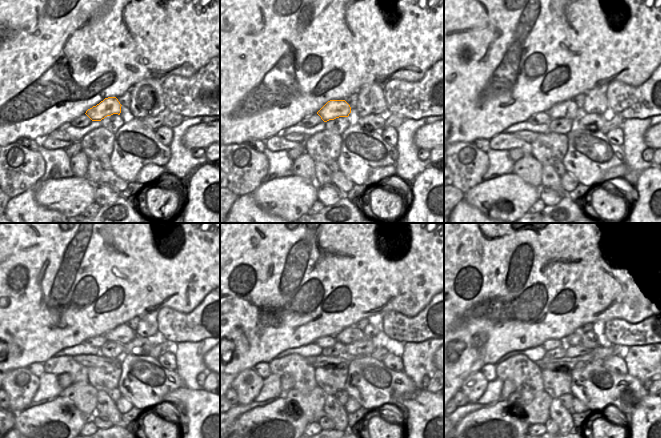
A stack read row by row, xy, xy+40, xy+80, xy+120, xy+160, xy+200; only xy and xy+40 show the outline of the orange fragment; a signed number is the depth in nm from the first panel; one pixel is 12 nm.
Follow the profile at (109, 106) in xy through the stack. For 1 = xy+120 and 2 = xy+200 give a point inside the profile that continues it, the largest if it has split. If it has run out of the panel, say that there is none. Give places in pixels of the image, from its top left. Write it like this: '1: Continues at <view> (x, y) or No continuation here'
1: Continues at xy+120 (122, 334)
2: Continues at xy+200 (577, 338)

